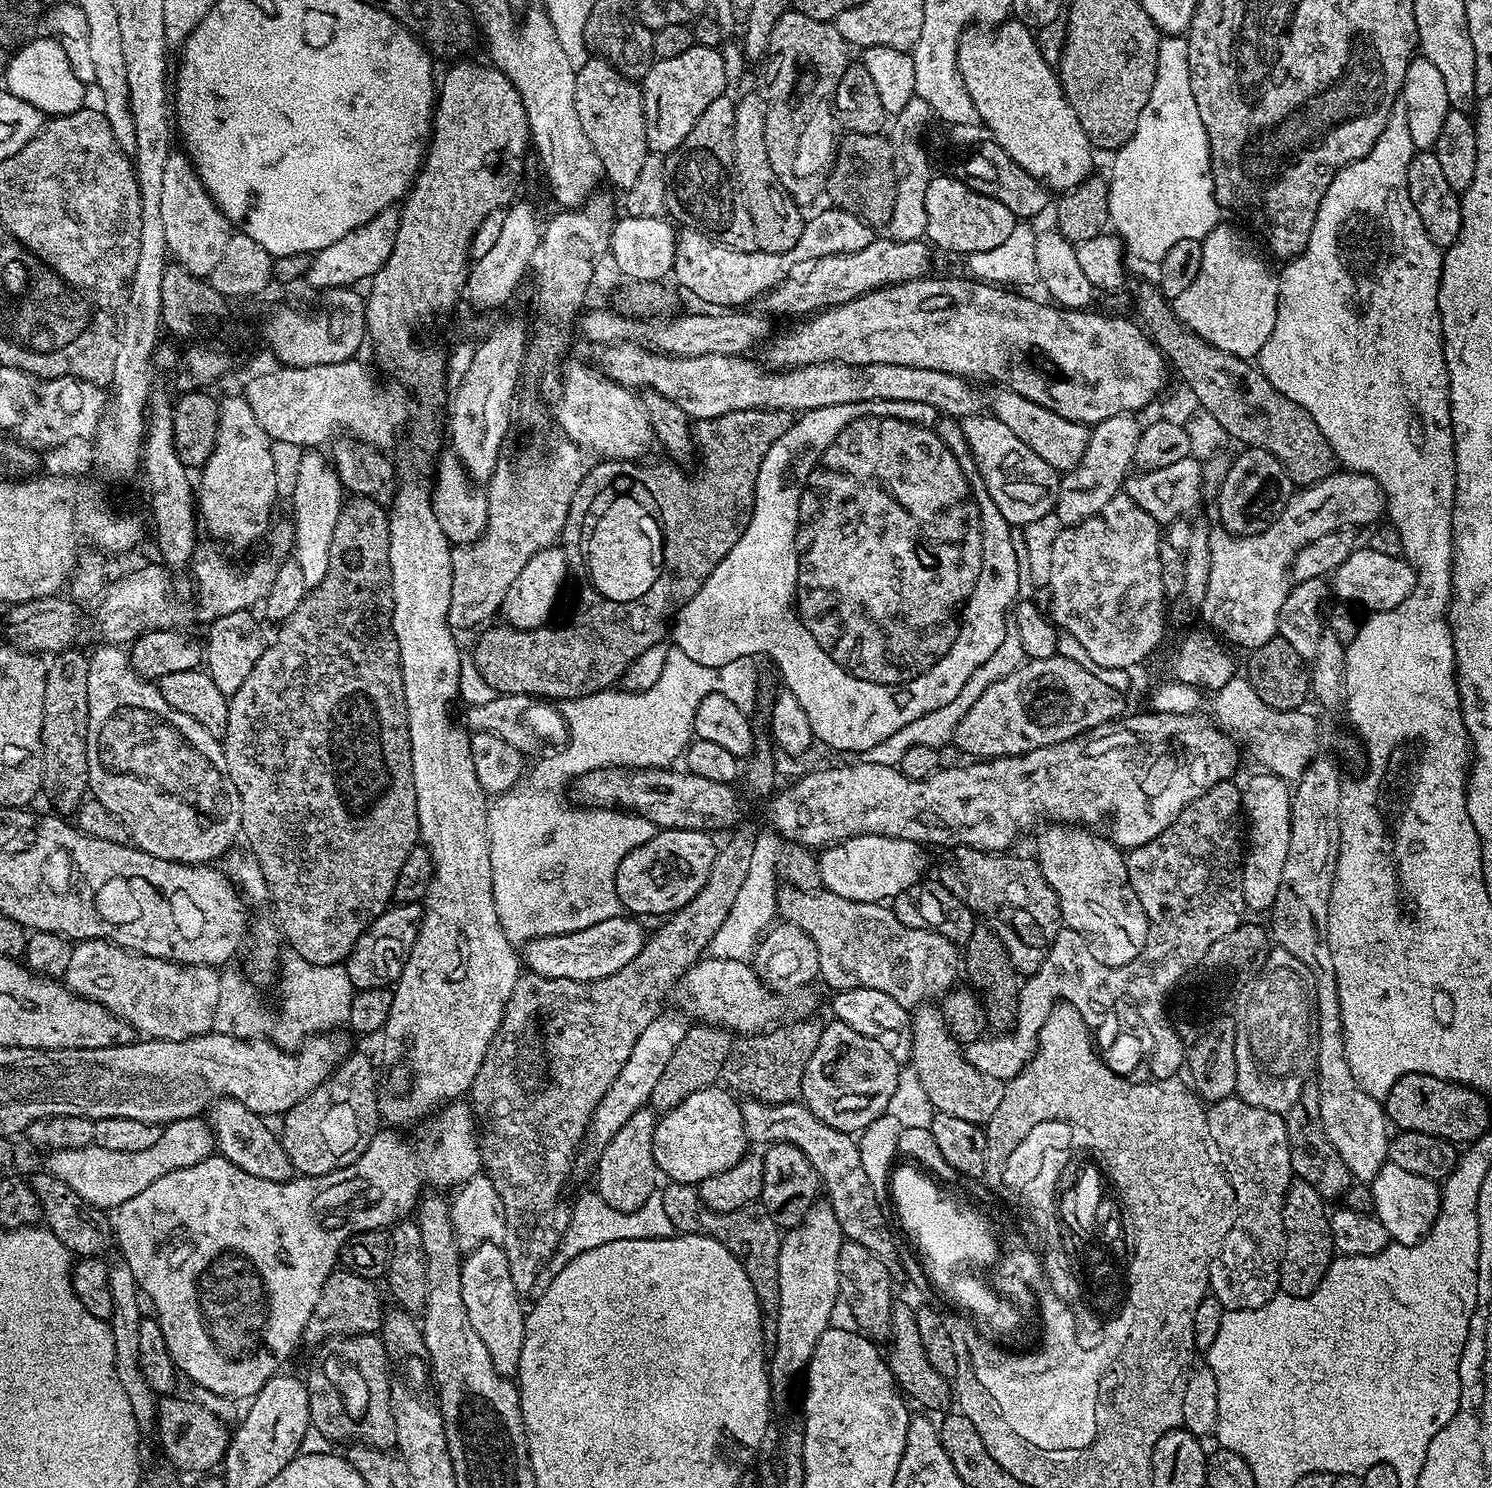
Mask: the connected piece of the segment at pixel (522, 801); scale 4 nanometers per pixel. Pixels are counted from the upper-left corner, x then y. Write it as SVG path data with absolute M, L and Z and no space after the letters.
M540 776L536 784L531 784L528 778L521 779L520 783L513 786L491 801L488 810L488 837L490 838L490 866L492 867L492 885L494 886L494 906L498 910L498 922L506 934L506 938L514 946L523 946L534 938L546 938L554 934L574 934L578 930L586 930L586 926L594 926L598 922L606 922L606 918L614 918L621 915L620 899L616 893L616 875L618 866L630 850L650 842L650 838L656 835L658 829L646 818L637 816L627 810L615 808L582 808L573 806L567 799L563 800L552 789L552 780L548 776Z

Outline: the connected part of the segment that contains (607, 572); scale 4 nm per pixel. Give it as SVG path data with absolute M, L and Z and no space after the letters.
M616 500L616 504L604 512L604 520L600 520L592 536L592 568L589 574L596 576L596 584L600 584L608 596L628 600L632 596L640 596L640 592L656 580L656 568L662 566L663 557L664 536L656 536L656 524L648 520L644 508L632 500Z

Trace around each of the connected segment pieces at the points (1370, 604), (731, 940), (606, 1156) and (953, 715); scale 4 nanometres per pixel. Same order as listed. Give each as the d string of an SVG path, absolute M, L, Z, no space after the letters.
M1367 546L1357 547L1330 576L1330 592L1337 601L1368 608L1364 610L1369 613L1394 610L1394 606L1410 598L1415 585L1416 569L1403 556L1378 554L1378 550Z
M773 827L759 829L755 838L753 857L750 858L749 872L741 889L738 890L737 900L733 903L733 909L726 916L722 926L718 928L714 938L709 944L709 955L720 960L749 959L755 951L760 937L771 925L772 918L777 915L776 894L778 891L778 877L776 864L779 851L784 843L783 837Z
M645 1106L638 1109L626 1121L626 1126L622 1126L622 1130L618 1130L614 1138L610 1138L608 1145L599 1149L600 1161L596 1164L594 1188L603 1200L610 1202L610 1206L614 1206L614 1210L636 1212L642 1205L649 1203L657 1191L658 1169L653 1152L657 1119L657 1113L651 1107Z
M1015 626L1009 627L1006 638L1002 638L1002 646L998 646L998 650L994 650L994 654L990 654L990 658L986 658L986 662L978 666L978 670L974 670L974 674L970 674L970 679L966 682L966 686L962 686L961 692L954 697L954 702L946 702L946 706L938 706L938 710L930 710L930 714L922 714L922 718L914 718L910 726L902 726L902 730L890 734L886 742L878 742L878 746L863 752L862 759L866 762L874 762L878 766L894 768L899 765L902 754L910 750L910 746L930 746L943 749L944 743L947 745L951 741L958 722L966 718L966 710L970 710L970 706L974 706L974 702L978 702L978 698L982 698L982 694L986 694L986 690L994 686L994 682L1006 678L1006 674L1019 668L1025 660L1019 632Z

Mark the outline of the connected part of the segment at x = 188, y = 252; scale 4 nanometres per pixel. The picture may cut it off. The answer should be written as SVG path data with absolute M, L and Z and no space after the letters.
M173 150L166 158L166 166L162 169L162 227L166 230L166 242L171 259L181 264L190 274L201 278L211 277L218 258L222 258L222 250L226 250L226 242L234 234L232 223L222 214L206 186L200 180L196 167L183 151Z

